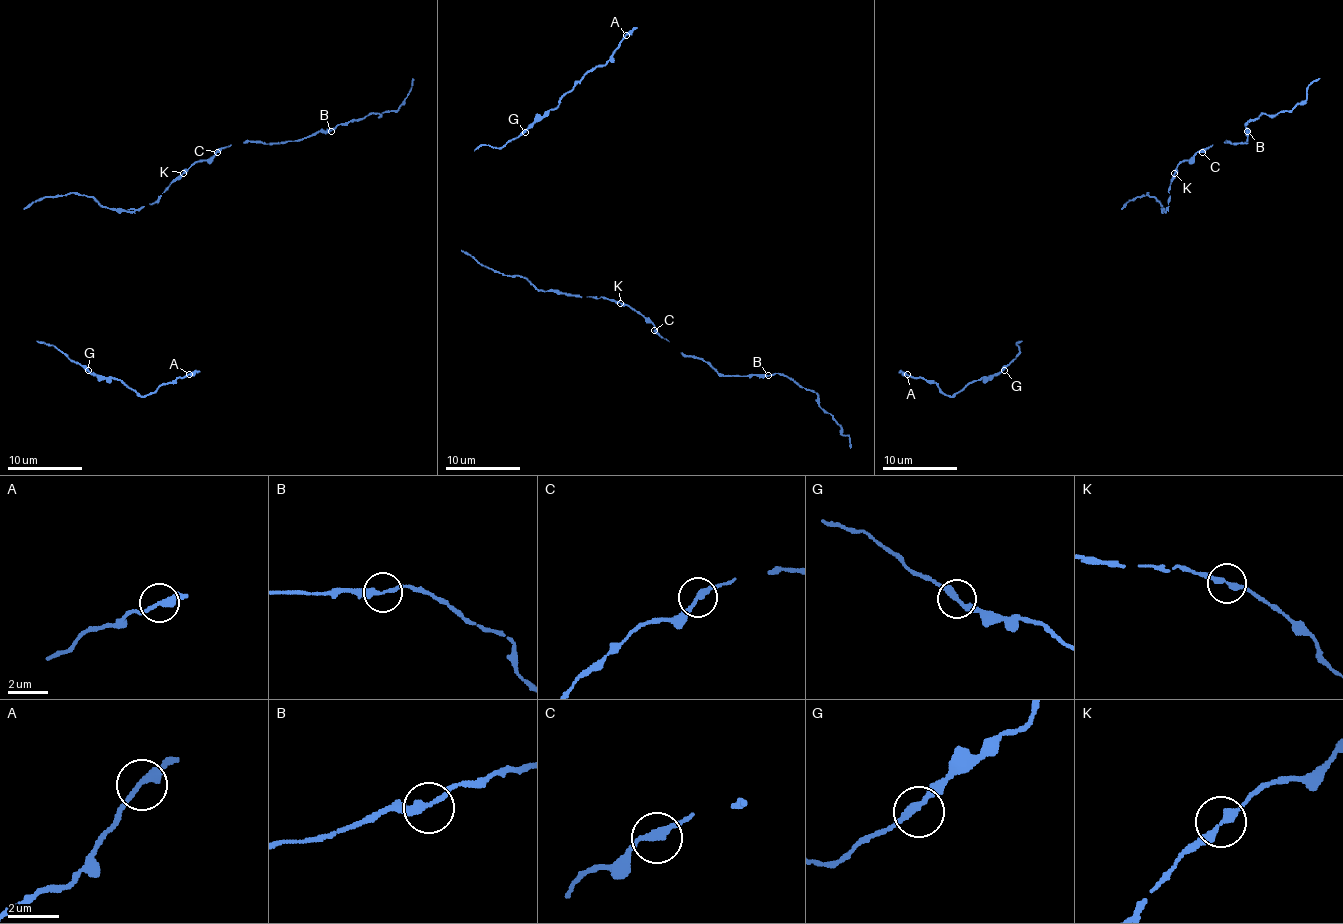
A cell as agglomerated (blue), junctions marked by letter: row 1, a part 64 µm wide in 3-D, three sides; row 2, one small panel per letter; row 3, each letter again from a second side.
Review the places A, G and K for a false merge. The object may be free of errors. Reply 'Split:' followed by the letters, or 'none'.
Split: none

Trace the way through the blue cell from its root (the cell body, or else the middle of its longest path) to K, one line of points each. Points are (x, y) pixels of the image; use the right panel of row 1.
K: (1148, 195), (1166, 209), (1168, 187), (1174, 172)

